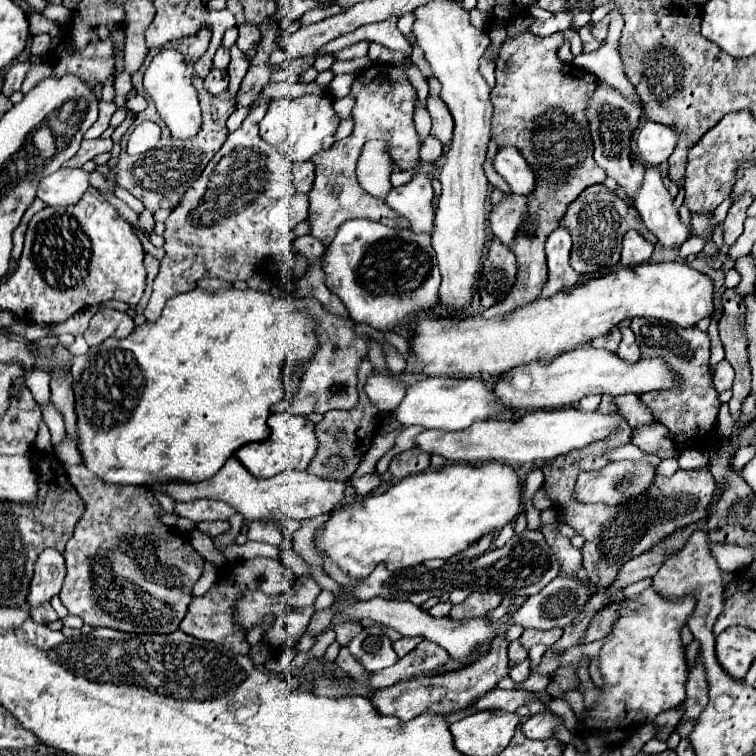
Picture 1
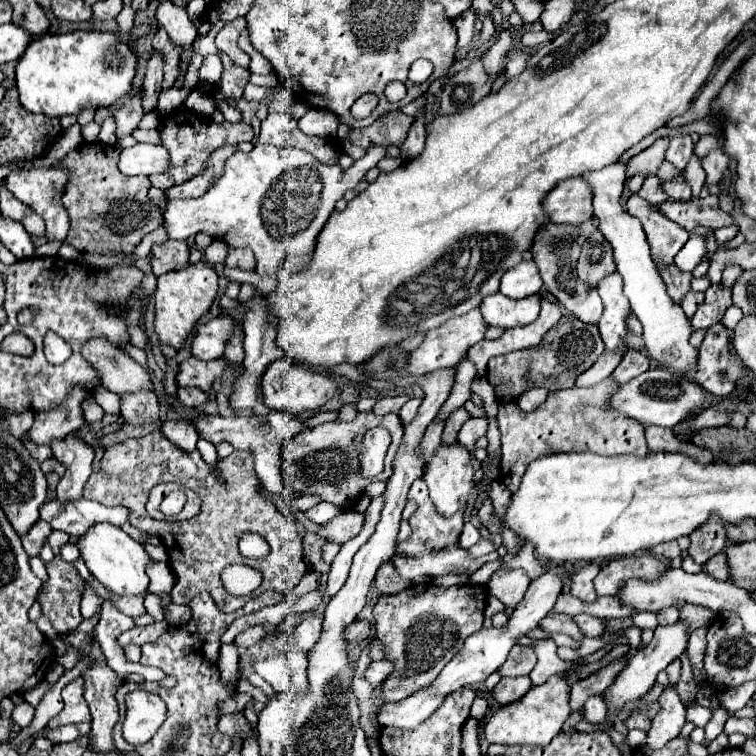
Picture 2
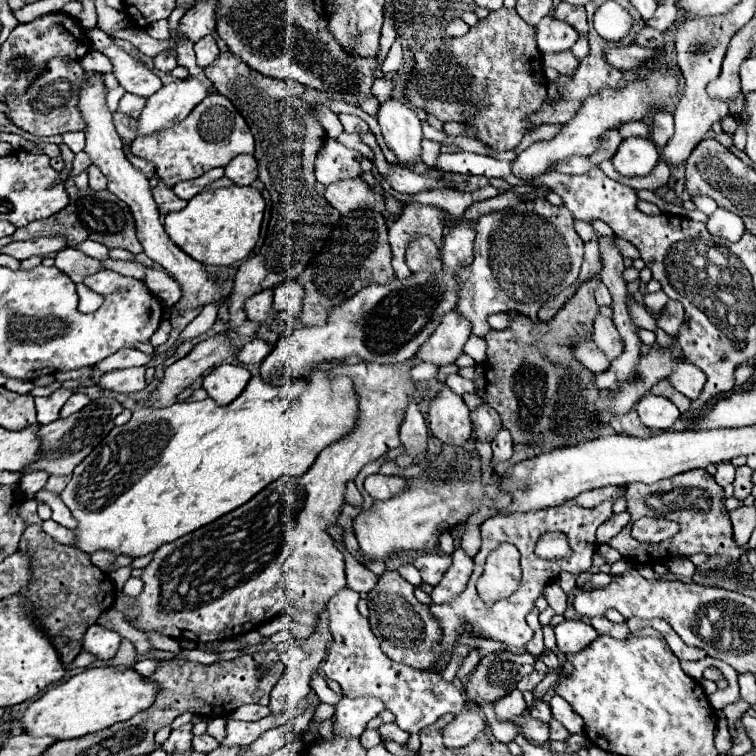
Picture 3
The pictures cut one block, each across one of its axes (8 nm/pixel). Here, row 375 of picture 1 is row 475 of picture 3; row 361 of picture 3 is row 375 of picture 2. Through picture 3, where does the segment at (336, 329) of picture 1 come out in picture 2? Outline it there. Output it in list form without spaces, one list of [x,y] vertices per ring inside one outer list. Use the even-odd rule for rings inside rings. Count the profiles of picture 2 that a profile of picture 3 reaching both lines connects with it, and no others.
[[[474,308],[464,316],[452,318],[448,322],[444,322],[442,326],[434,328],[434,330],[428,330],[426,340],[420,344],[420,348],[410,352],[410,374],[420,376],[420,374],[426,374],[426,372],[438,370],[440,366],[442,368],[458,366],[460,358],[468,352],[468,348],[472,348],[474,344],[478,344],[486,336],[486,330],[488,330],[488,324],[484,322],[484,318],[480,314],[480,308]],[[430,366],[436,366],[436,368],[430,368]]]

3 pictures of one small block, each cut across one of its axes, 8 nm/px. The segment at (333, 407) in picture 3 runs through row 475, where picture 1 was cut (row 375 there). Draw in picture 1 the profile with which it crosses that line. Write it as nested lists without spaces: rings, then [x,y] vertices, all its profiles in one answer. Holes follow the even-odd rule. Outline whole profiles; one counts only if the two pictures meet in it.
[[[220,288],[216,292],[206,292],[206,290],[190,290],[180,296],[174,296],[166,302],[162,316],[156,322],[146,322],[142,326],[136,326],[134,332],[122,340],[118,338],[108,338],[102,342],[102,346],[92,346],[88,354],[76,356],[74,366],[72,366],[72,378],[74,378],[74,394],[76,394],[76,414],[78,414],[78,436],[80,444],[78,450],[84,456],[84,464],[90,472],[94,472],[98,478],[110,484],[134,484],[134,486],[154,486],[162,482],[172,482],[172,480],[182,480],[182,482],[202,482],[212,478],[222,464],[242,446],[250,442],[262,442],[270,436],[270,426],[266,424],[270,416],[270,408],[276,406],[280,400],[286,398],[290,392],[286,386],[284,370],[290,362],[296,364],[296,378],[292,382],[292,390],[298,388],[300,376],[302,376],[302,366],[306,358],[314,356],[314,350],[318,348],[318,322],[306,314],[306,310],[294,310],[292,308],[292,298],[282,296],[276,298],[270,292],[260,292],[252,288],[236,290],[236,288]]]

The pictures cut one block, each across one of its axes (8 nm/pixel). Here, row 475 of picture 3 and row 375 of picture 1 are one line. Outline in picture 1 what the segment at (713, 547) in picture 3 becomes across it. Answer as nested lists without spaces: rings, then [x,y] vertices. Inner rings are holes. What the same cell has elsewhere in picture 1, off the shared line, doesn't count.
[[[634,318],[630,328],[636,334],[636,342],[642,350],[642,358],[648,358],[648,356],[664,358],[670,364],[670,368],[678,374],[678,378],[682,378],[680,388],[648,392],[648,394],[642,394],[640,400],[646,406],[650,406],[654,418],[658,418],[664,426],[668,426],[672,434],[684,432],[688,438],[706,442],[712,436],[712,430],[716,426],[716,414],[720,408],[720,400],[712,386],[710,368],[708,368],[708,358],[710,358],[708,336],[696,326],[680,328],[670,322],[660,322],[660,320],[650,320],[650,318]]]

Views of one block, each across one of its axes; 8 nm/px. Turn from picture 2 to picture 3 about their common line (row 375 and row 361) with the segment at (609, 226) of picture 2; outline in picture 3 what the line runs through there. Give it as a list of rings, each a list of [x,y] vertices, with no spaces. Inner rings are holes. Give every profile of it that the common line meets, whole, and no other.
[[[686,360],[678,362],[678,366],[672,370],[668,380],[674,386],[674,390],[678,390],[680,394],[684,394],[690,400],[698,398],[706,384],[706,376],[702,374],[702,370]]]

